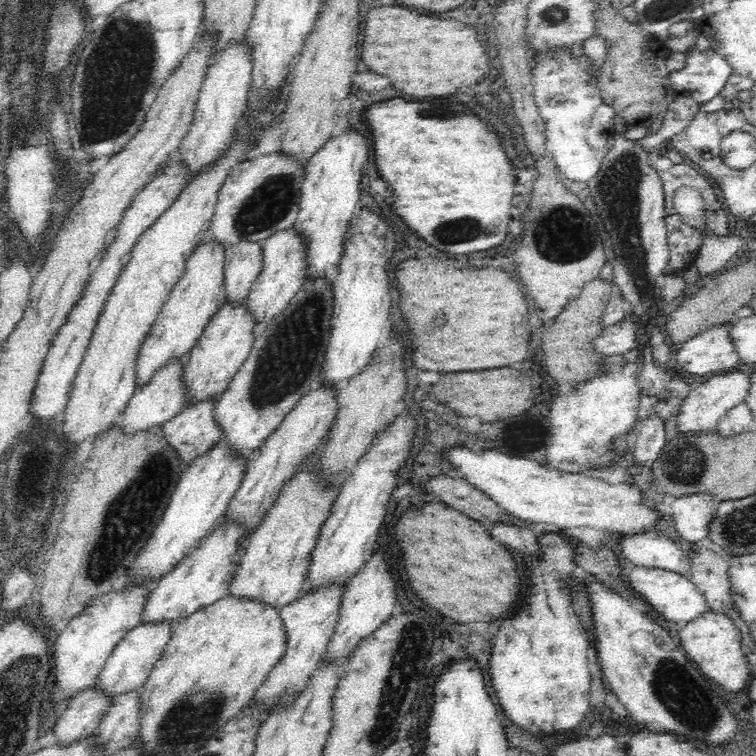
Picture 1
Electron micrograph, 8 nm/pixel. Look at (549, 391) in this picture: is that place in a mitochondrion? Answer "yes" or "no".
no

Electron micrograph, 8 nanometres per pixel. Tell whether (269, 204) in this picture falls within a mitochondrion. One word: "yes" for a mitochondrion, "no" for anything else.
yes

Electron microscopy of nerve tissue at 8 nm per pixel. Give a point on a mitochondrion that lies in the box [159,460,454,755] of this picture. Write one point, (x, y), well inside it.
(398, 688)

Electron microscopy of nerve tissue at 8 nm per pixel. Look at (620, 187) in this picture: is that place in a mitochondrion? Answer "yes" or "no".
yes

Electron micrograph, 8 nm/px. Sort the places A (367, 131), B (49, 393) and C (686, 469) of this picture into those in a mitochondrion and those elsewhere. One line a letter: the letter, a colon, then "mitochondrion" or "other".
A: other
B: other
C: mitochondrion

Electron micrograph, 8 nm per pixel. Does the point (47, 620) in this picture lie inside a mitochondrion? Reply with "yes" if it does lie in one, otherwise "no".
no

